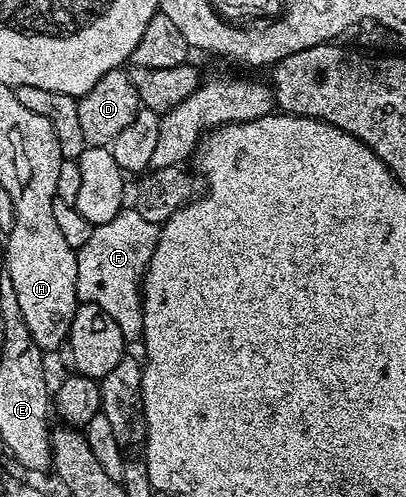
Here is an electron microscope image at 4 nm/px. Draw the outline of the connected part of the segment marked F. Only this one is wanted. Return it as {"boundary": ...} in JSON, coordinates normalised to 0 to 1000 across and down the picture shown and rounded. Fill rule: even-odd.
{"boundary":[[[305,414],[278,443],[232,457],[214,491],[187,505],[190,579],[202,610],[234,610],[286,646],[310,690],[340,690],[355,668],[347,567],[399,457],[357,443],[328,414]]]}

